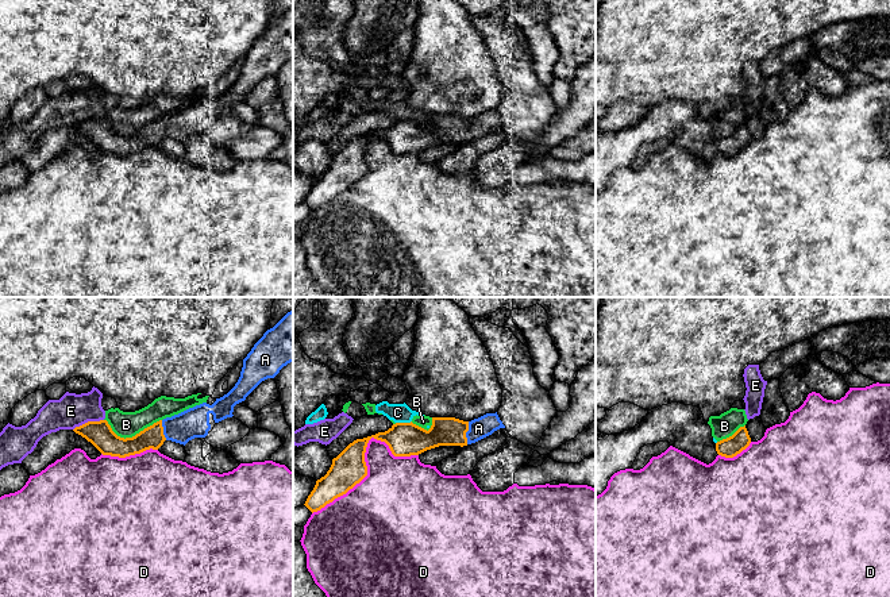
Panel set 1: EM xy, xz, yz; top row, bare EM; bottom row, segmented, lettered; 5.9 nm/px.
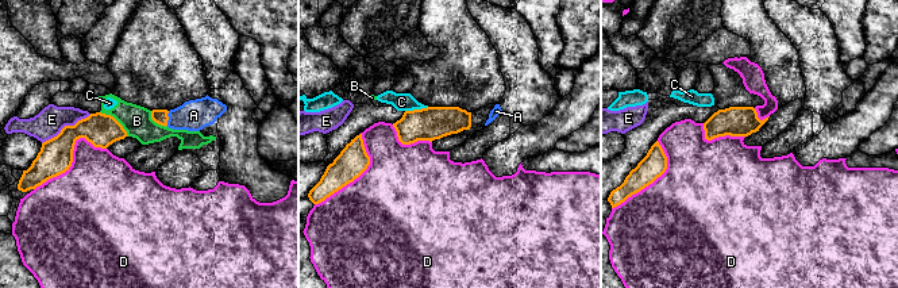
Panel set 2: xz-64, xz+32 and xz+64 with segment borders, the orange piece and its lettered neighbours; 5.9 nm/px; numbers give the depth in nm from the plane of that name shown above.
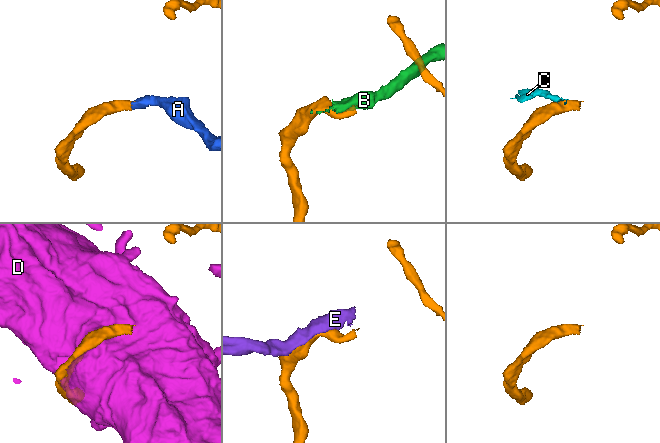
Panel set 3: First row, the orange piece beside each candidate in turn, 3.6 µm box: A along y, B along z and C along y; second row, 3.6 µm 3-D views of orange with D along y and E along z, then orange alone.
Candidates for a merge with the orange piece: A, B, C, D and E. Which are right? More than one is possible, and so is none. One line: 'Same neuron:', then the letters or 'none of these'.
Same neuron: A

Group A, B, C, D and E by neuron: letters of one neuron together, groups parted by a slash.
A / B C / D / E

